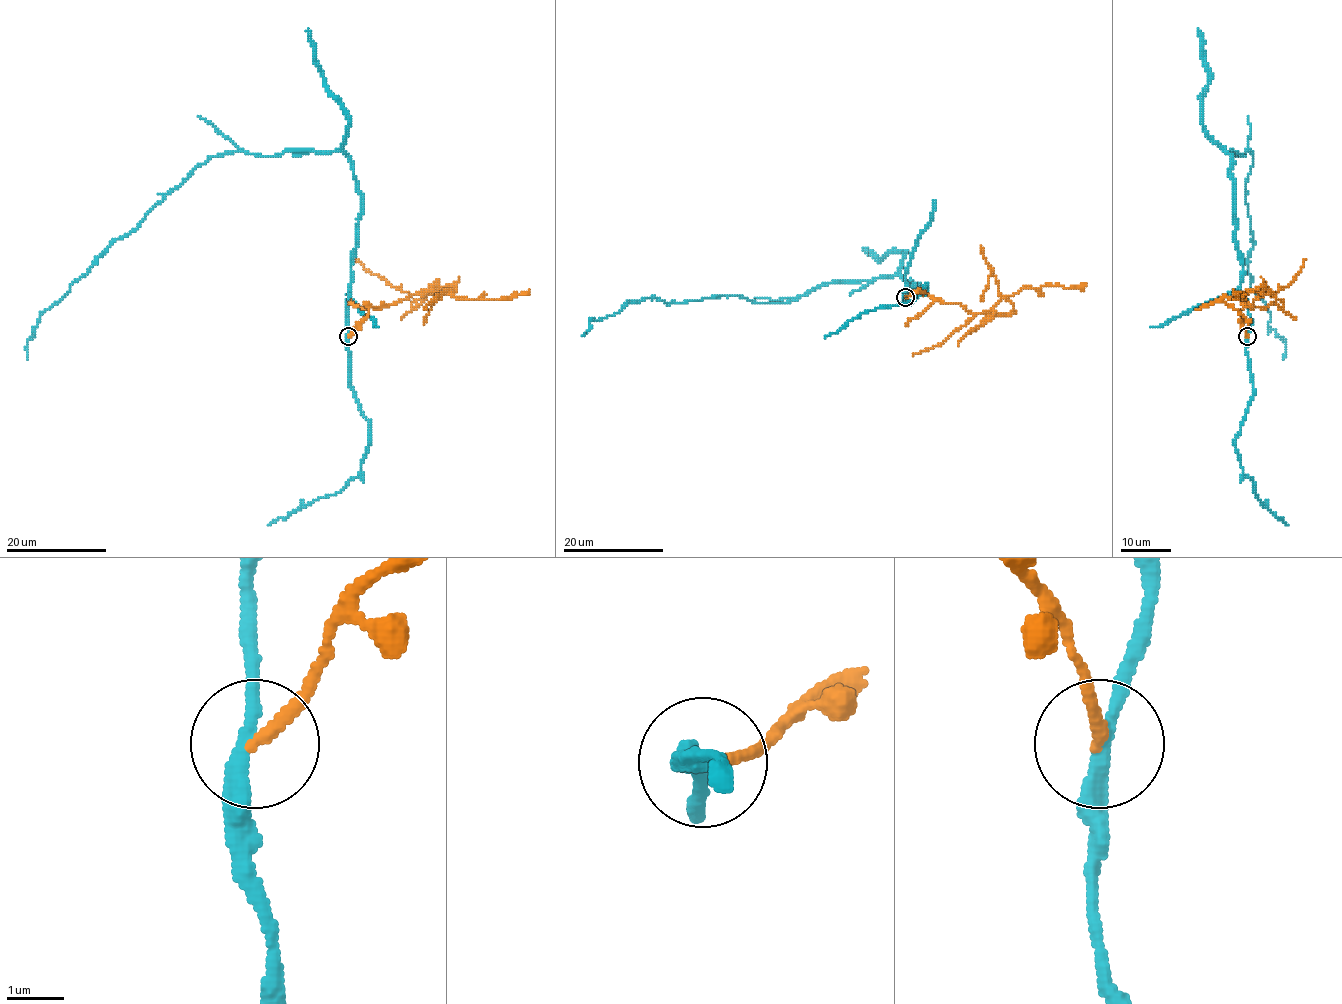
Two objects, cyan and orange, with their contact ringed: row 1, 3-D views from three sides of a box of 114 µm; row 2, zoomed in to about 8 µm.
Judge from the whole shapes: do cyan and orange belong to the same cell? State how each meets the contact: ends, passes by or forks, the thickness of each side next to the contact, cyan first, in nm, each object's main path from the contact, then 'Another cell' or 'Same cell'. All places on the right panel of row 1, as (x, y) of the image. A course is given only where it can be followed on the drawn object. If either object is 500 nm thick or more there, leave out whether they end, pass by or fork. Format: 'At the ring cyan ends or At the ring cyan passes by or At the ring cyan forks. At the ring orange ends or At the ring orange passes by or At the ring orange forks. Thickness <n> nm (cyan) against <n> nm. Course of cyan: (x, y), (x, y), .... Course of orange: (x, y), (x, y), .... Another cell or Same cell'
At the ring cyan passes by. At the ring orange ends. Thickness 260 nm (cyan) against 200 nm. Course of cyan: (1247, 336), (1226, 149), (1252, 153), (1249, 273), (1285, 342), (1284, 360). Course of orange: (1247, 336), (1241, 310), (1264, 293), (1250, 292), (1235, 299), (1233, 290). Another cell

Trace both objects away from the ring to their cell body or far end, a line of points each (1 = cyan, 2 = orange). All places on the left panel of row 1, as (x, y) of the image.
1: (348, 336), (361, 209), (350, 158), (341, 149), (233, 151), (211, 156), (112, 242), (40, 315), (26, 360)
2: (348, 336), (370, 307), (379, 307), (415, 293), (444, 292), (469, 299), (503, 299), (527, 293), (528, 290)

